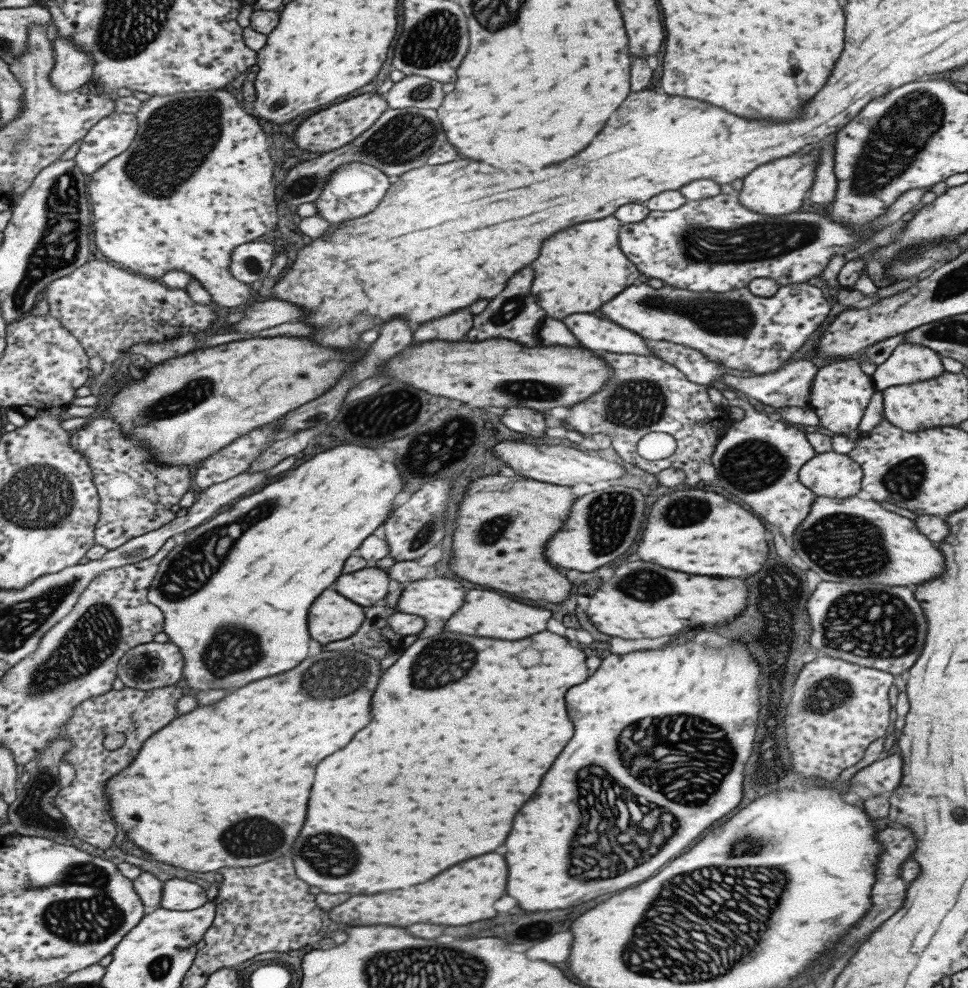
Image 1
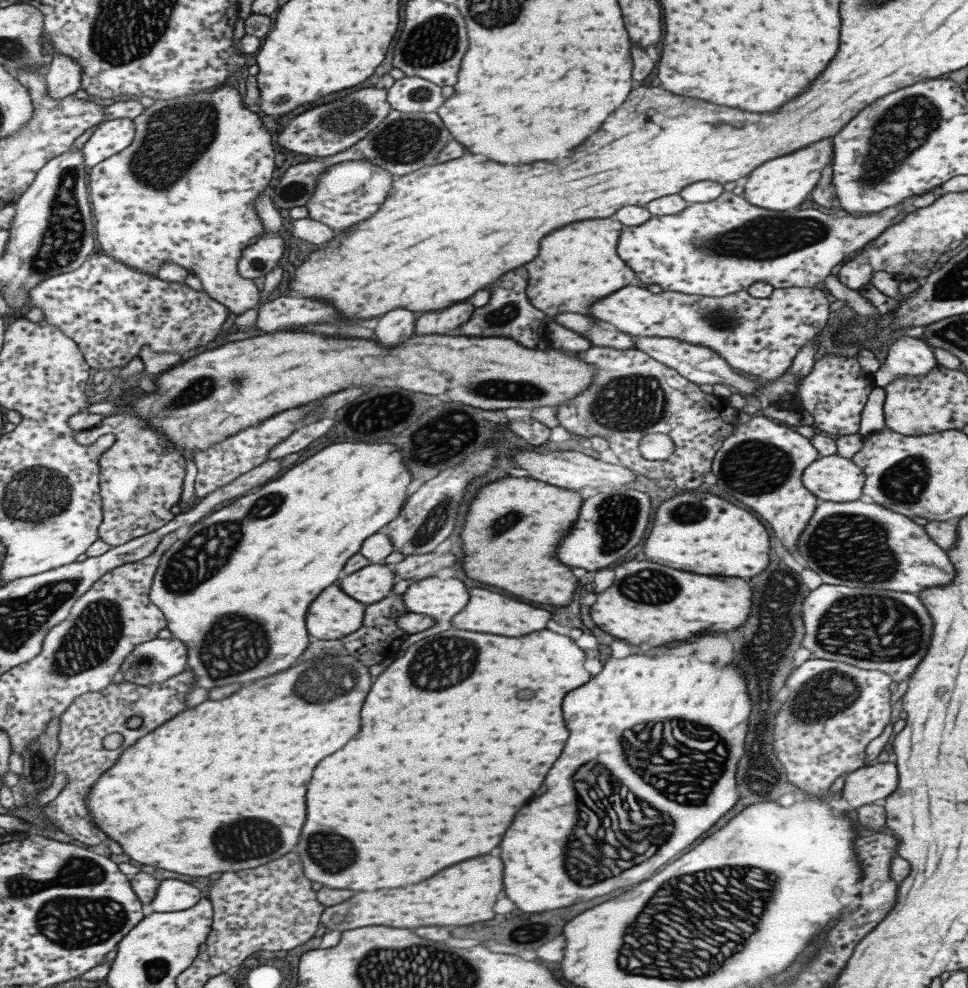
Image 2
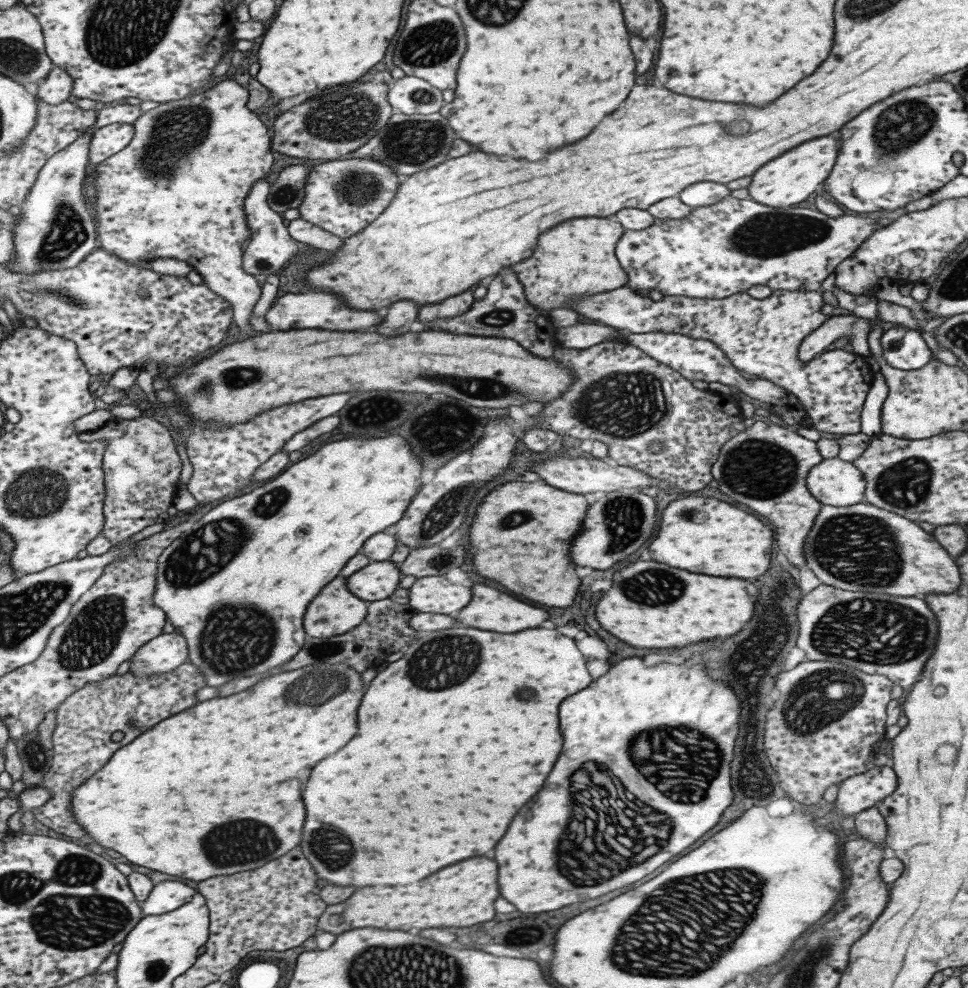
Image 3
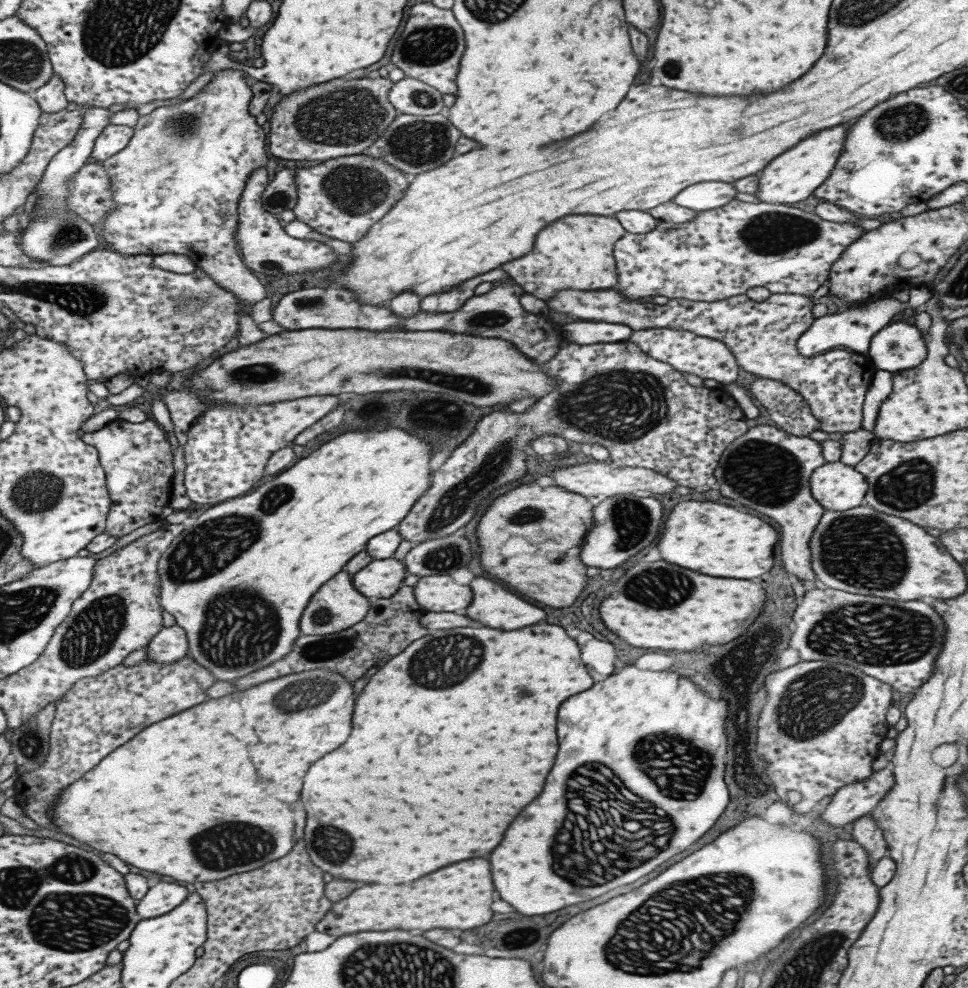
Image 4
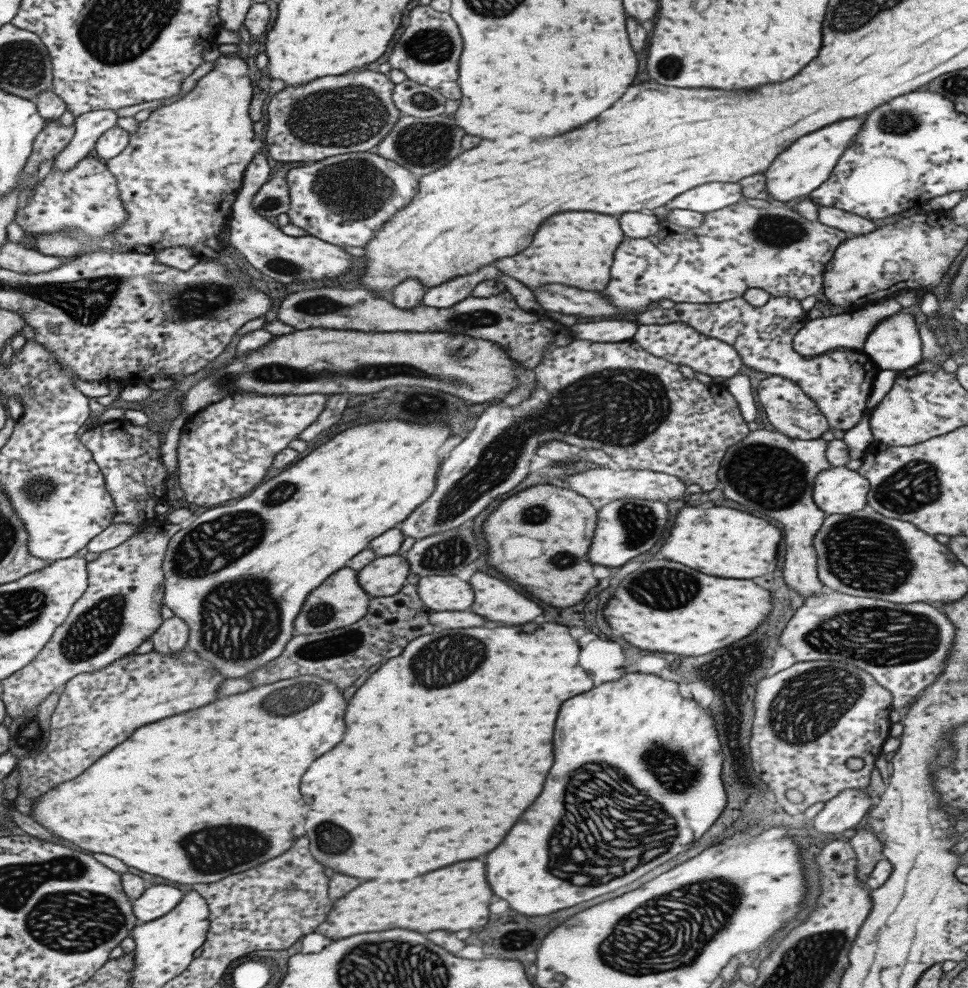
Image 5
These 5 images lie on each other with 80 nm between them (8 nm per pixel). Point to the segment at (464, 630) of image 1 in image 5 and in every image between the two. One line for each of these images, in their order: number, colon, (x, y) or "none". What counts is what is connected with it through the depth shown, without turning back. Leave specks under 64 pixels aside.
2: (486, 611)
3: (490, 609)
4: (495, 607)
5: (495, 600)

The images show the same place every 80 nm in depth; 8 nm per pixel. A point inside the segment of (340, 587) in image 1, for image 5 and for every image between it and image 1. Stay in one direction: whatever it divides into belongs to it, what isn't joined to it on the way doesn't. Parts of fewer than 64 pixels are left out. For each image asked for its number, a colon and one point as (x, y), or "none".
2: (370, 584)
3: (375, 581)
4: (379, 579)
5: (384, 576)

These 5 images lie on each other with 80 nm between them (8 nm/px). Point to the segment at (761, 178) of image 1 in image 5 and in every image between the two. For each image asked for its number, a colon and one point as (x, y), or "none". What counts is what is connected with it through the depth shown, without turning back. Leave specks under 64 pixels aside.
2: (782, 183)
3: (786, 180)
4: (787, 179)
5: (804, 165)

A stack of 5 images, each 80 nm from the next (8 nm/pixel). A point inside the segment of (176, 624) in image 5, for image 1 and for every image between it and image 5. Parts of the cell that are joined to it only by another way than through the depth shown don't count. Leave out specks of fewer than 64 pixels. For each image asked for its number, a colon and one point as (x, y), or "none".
1: (149, 665)
2: (154, 661)
3: (166, 651)
4: (169, 644)

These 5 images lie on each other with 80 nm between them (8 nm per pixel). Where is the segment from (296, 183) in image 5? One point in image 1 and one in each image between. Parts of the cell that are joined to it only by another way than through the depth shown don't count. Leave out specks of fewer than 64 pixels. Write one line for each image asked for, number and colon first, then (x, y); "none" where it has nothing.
1: (354, 189)
2: (347, 192)
3: (342, 196)
4: (341, 198)

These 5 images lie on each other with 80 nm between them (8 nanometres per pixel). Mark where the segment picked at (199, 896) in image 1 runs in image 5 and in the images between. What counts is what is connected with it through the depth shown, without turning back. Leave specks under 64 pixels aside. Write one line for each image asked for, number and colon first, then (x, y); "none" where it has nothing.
2: (171, 895)
3: (164, 896)
4: (163, 897)
5: (153, 902)

